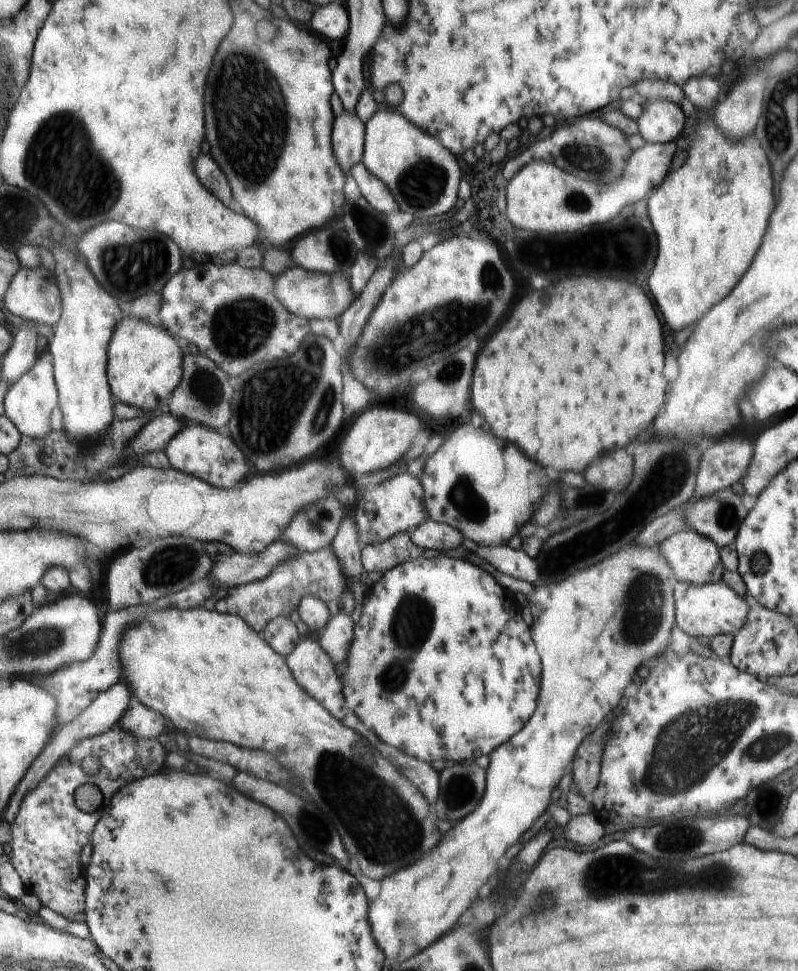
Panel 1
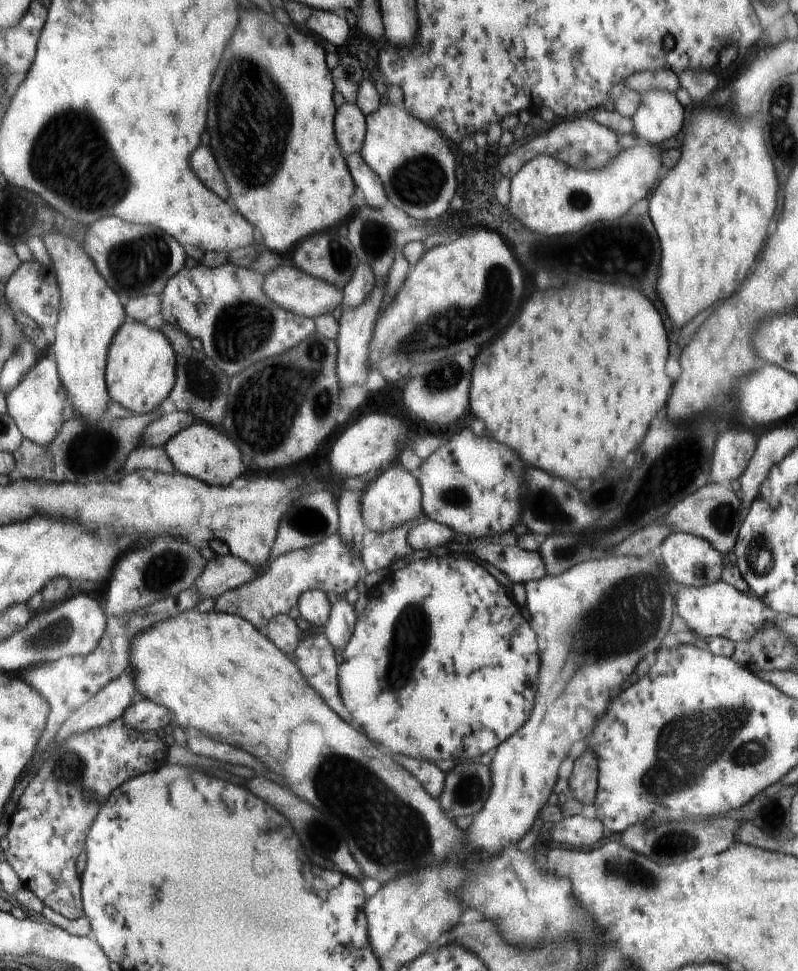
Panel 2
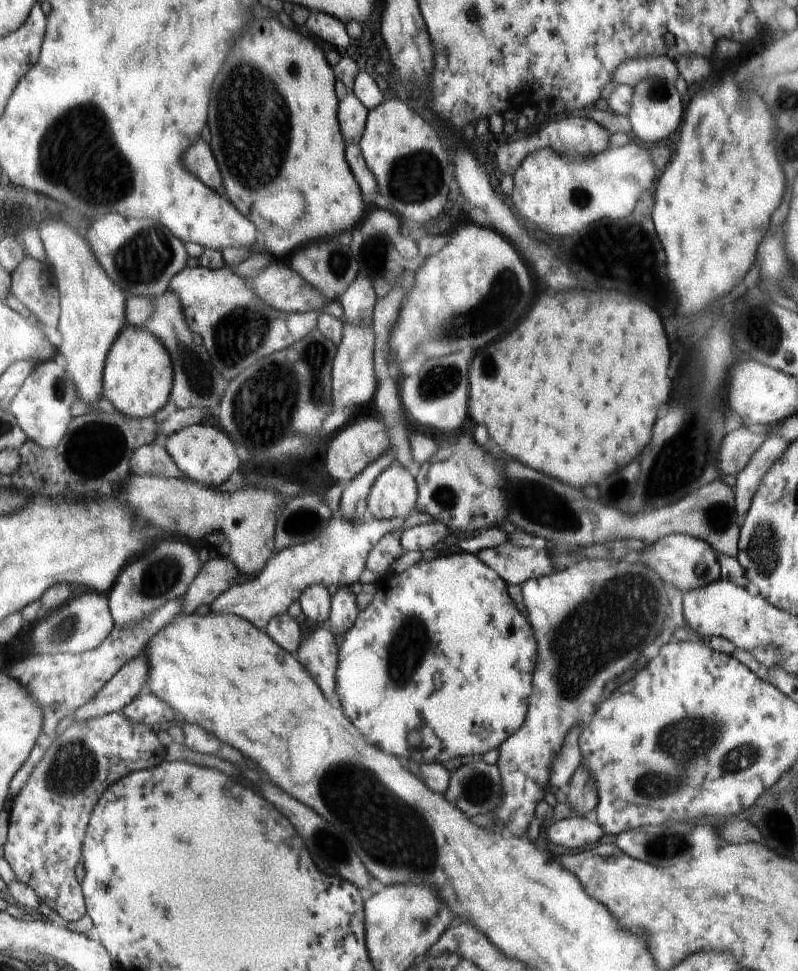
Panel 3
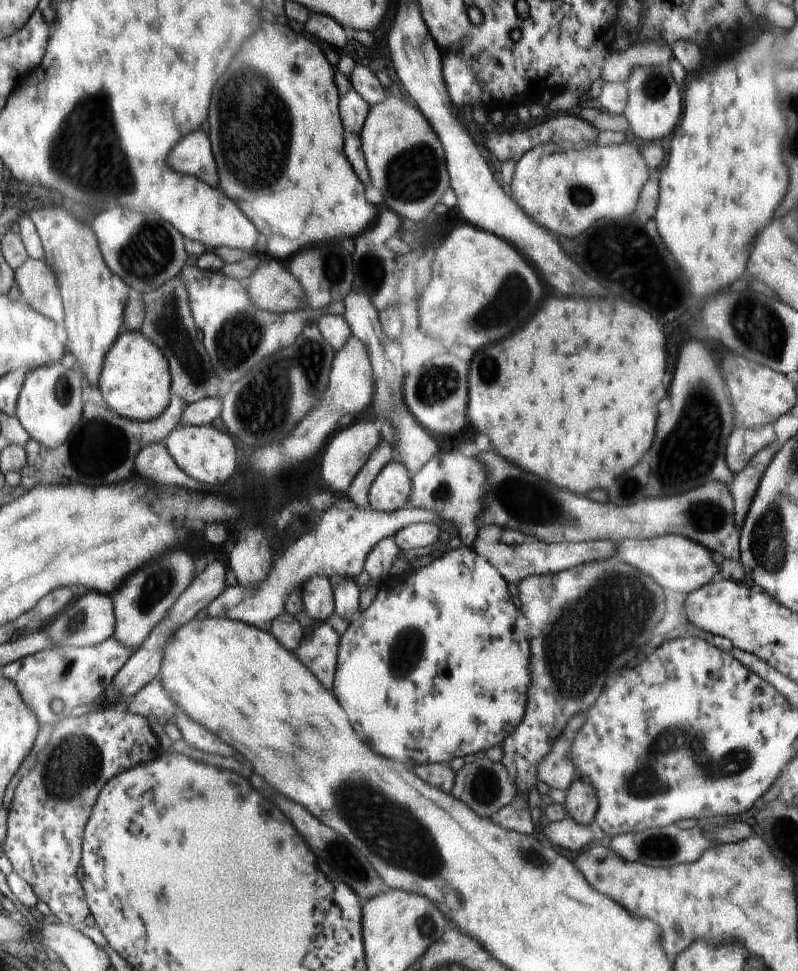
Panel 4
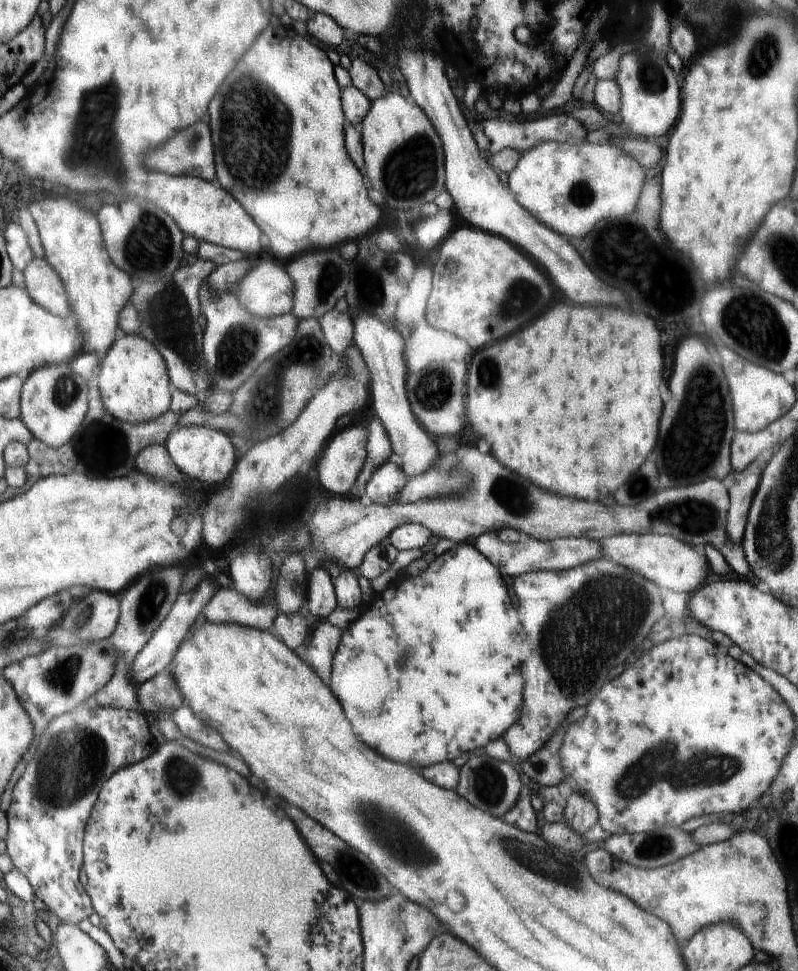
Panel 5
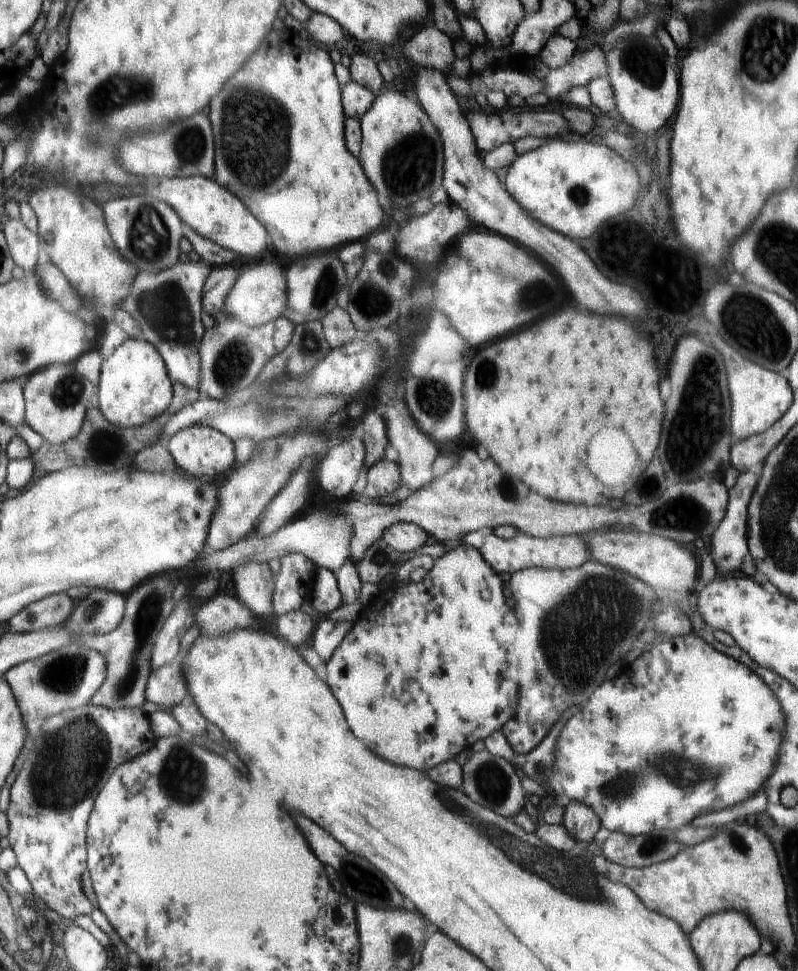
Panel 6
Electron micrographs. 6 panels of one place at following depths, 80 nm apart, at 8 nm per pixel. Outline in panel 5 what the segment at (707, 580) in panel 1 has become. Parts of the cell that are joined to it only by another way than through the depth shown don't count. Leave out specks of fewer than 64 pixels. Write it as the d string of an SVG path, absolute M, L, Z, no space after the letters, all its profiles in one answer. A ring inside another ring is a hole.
M621 534L600 540L603 544L604 558L613 560L628 570L640 573L648 580L654 581L660 588L670 591L695 593L700 590L702 582L708 576L708 568L700 566L700 556L694 546L686 541L668 535Z

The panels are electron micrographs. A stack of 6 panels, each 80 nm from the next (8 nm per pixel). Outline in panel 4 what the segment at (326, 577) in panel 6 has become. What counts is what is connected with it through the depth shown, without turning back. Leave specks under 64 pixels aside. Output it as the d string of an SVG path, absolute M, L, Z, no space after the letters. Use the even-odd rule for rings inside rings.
M313 576L299 590L304 609L310 618L325 622L334 613L333 583L329 578Z

